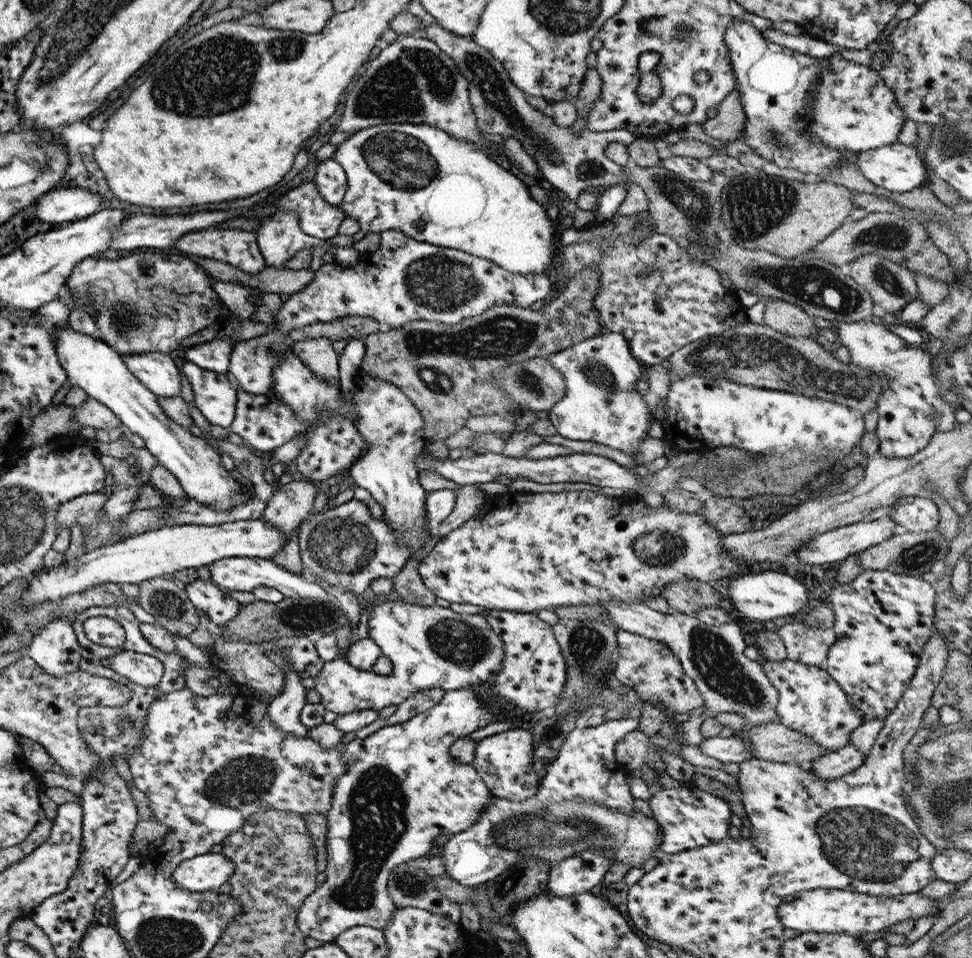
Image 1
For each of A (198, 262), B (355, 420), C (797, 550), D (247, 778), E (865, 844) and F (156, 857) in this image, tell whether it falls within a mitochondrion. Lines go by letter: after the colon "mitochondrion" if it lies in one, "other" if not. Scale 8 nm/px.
A: other
B: other
C: other
D: mitochondrion
E: mitochondrion
F: other

